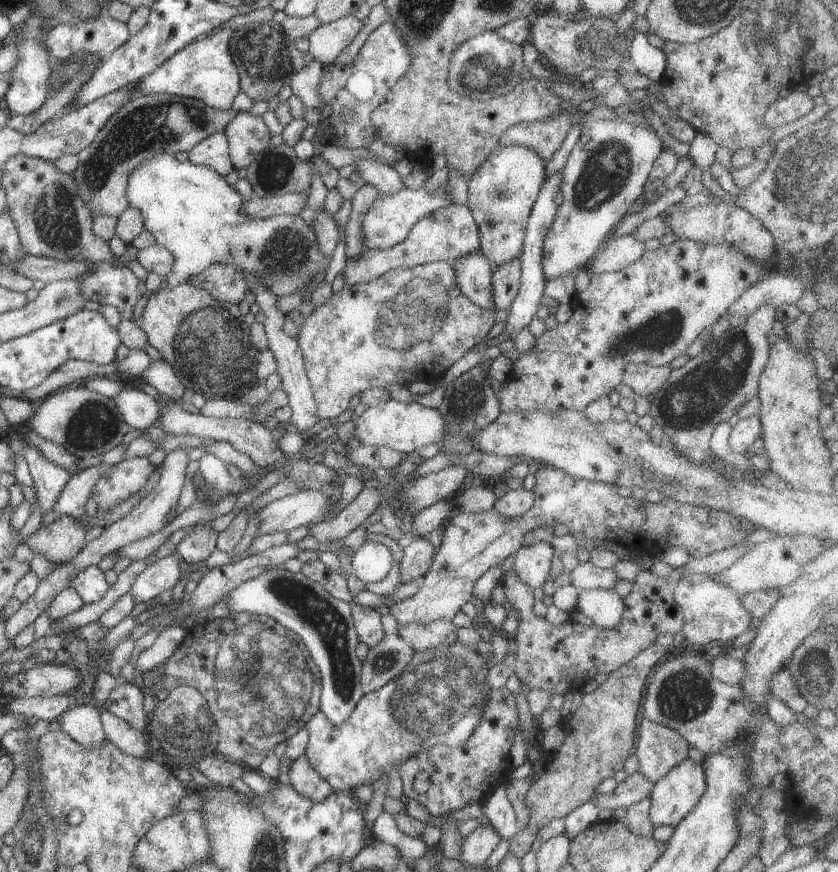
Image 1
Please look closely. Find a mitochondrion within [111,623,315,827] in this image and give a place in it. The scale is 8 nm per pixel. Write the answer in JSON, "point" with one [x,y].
{"point":[184,726]}

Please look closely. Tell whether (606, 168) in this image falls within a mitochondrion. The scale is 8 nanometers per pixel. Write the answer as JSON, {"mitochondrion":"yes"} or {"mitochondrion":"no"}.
{"mitochondrion":"yes"}

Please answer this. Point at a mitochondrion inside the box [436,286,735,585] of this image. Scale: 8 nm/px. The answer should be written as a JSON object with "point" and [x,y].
{"point":[661,330]}

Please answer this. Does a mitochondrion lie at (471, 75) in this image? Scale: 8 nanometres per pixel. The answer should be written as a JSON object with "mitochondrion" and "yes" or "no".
{"mitochondrion":"yes"}

